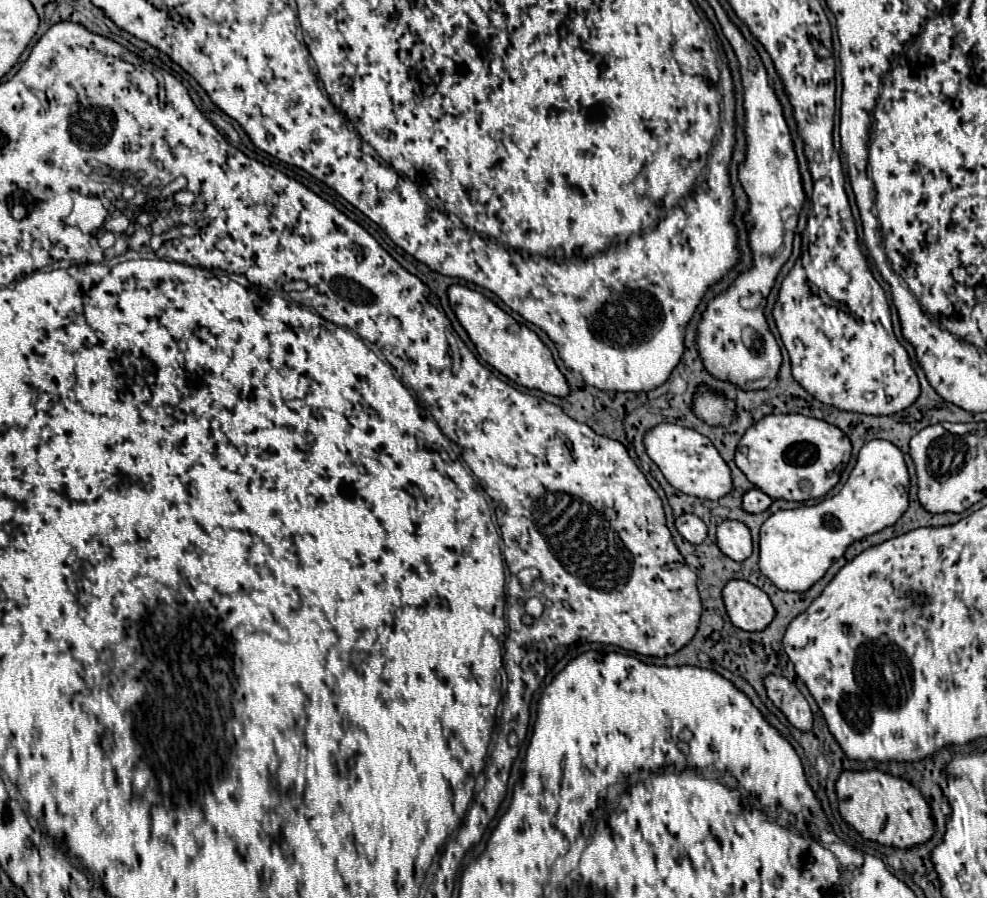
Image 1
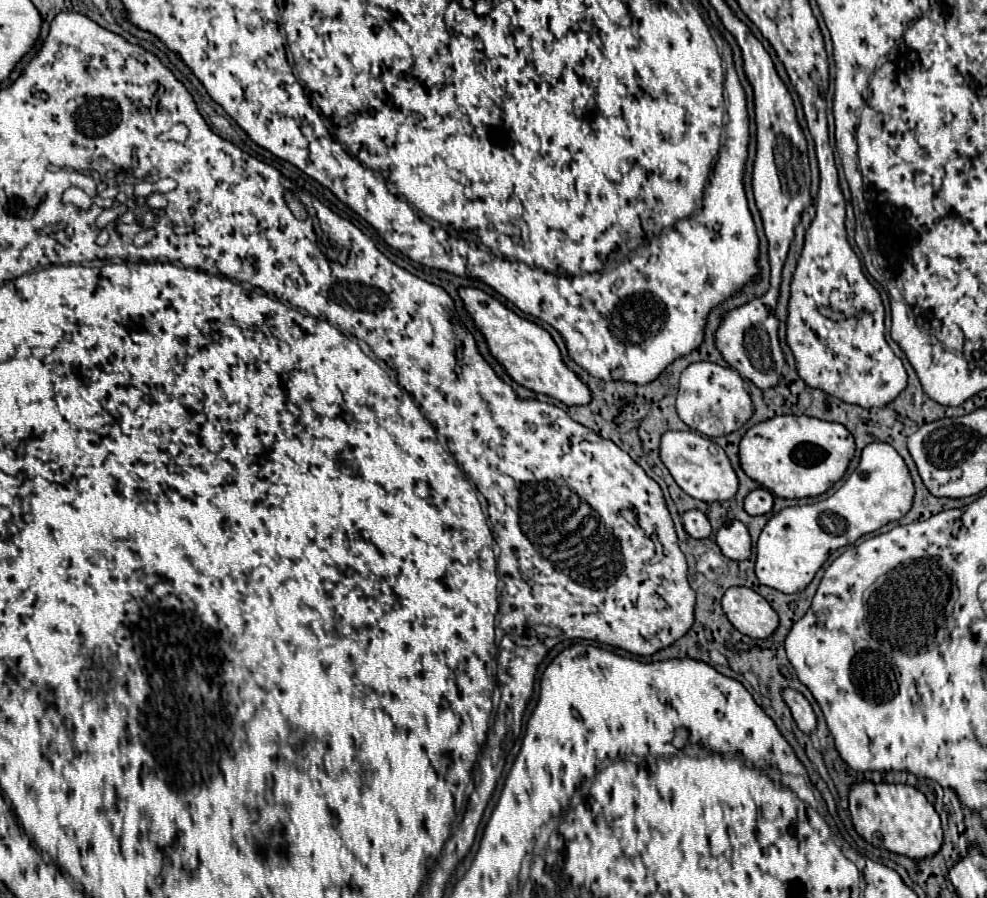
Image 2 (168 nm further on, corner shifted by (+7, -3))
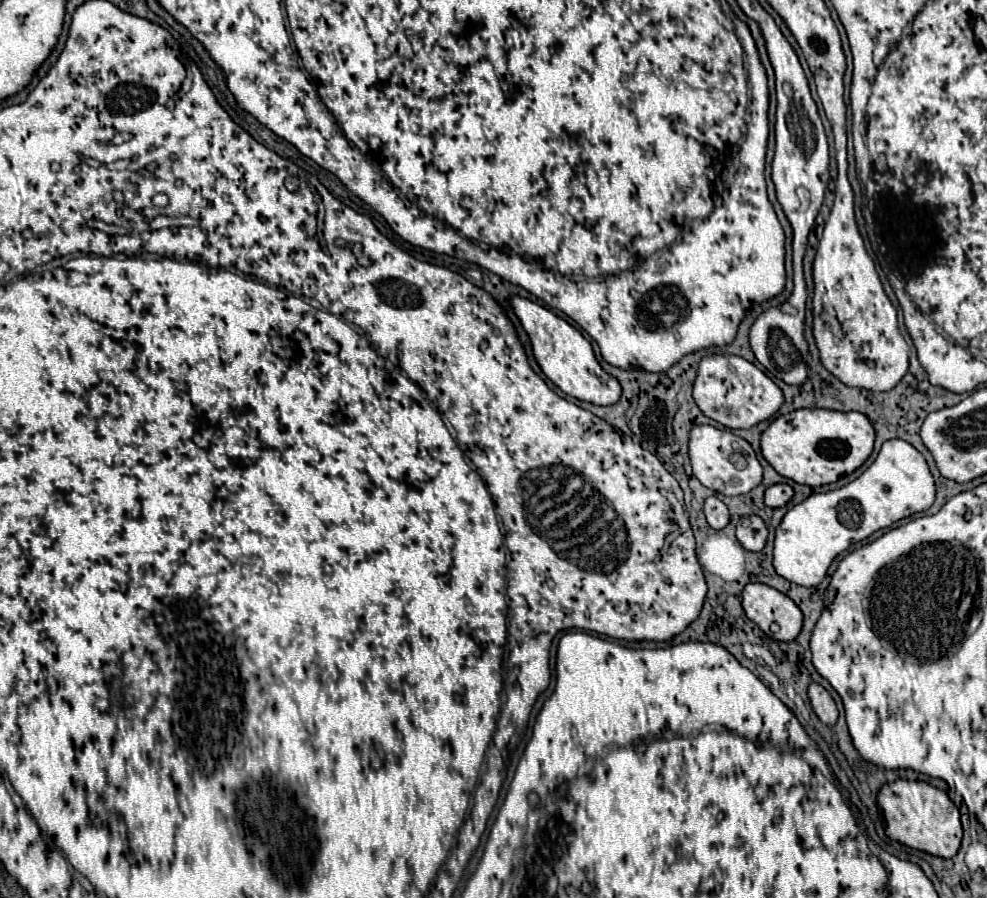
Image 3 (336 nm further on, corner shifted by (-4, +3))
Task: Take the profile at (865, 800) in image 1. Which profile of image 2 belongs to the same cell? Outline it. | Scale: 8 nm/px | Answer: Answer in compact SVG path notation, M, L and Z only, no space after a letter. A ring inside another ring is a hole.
M861 782L853 784L849 790L849 812L851 820L855 824L855 830L873 846L885 848L895 854L905 854L907 858L931 858L939 852L943 844L943 828L941 820L935 812L935 808L927 802L927 798L913 786L907 784L873 784L873 782Z

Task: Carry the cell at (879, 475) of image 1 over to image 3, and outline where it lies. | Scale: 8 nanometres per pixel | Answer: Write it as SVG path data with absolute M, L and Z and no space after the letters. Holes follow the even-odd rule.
M886 440L876 460L856 480L832 492L812 494L786 512L776 528L774 570L798 586L818 586L840 552L880 528L928 510L934 494L934 478L924 456L904 440Z

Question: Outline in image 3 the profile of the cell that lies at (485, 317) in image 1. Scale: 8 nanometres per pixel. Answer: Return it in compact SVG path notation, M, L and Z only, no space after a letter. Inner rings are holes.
M512 296L510 306L514 314L518 316L522 328L526 330L530 338L532 354L540 370L546 374L546 378L550 378L564 394L578 398L582 402L600 404L600 406L610 406L618 402L620 392L622 392L618 380L600 368L598 360L594 358L594 350L590 342L574 326L570 326L560 316L556 316L552 310L520 296Z

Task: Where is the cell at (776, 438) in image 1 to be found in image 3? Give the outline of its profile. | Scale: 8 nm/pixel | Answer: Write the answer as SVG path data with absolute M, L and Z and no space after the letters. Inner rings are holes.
M802 408L778 416L762 432L762 456L784 478L806 486L824 486L860 468L874 448L874 428L860 412L836 412L824 408Z

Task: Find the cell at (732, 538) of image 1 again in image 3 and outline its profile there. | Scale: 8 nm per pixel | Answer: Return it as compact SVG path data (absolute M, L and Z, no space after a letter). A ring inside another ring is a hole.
M760 516L740 518L740 522L736 526L736 538L744 550L760 552L766 544L766 536L768 536L768 530Z

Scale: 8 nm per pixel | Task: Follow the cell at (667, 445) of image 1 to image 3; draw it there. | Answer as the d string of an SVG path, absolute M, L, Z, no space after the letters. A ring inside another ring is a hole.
M694 426L690 430L690 442L688 442L688 456L690 456L690 464L692 464L692 474L710 490L724 494L724 496L740 496L750 492L752 488L756 488L762 480L762 466L756 460L756 454L752 450L752 446L734 436L728 430L720 430L716 426ZM732 454L742 454L746 460L746 468L738 470L732 462L730 456Z

